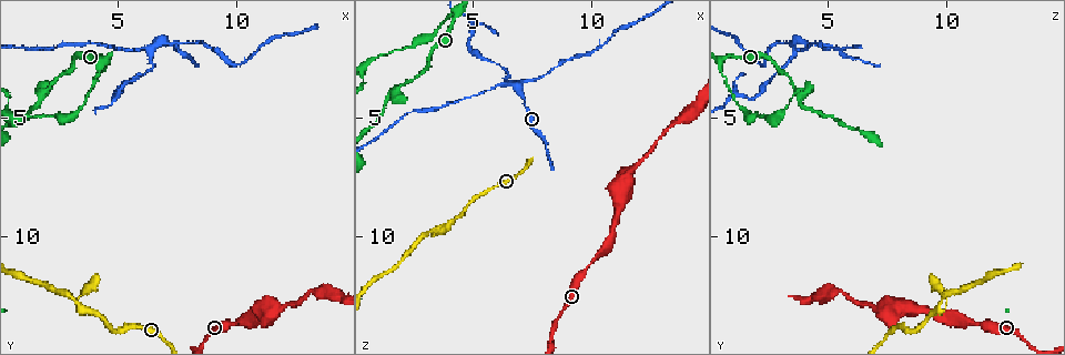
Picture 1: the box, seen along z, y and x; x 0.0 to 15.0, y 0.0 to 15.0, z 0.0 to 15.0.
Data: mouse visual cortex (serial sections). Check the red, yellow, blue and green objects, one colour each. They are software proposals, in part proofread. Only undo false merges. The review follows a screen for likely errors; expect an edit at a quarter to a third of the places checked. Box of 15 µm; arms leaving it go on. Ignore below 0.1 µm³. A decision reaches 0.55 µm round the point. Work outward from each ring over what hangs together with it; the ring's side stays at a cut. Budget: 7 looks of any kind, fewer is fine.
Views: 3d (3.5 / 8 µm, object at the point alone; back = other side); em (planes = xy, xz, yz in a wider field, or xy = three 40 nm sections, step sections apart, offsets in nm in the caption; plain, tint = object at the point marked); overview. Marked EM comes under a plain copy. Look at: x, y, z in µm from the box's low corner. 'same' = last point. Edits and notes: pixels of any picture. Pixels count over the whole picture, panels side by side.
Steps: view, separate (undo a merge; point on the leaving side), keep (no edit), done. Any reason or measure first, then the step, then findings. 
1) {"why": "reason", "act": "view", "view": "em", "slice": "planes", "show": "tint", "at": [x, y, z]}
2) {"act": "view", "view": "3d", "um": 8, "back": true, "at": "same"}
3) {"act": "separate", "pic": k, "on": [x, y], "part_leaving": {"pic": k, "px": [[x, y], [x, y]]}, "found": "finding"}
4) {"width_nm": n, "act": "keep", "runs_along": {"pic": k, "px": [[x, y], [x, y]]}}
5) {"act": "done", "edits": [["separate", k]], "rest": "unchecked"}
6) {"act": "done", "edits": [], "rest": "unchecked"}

{"why": "three-way junction", "act": "view", "view": "3d", "um": 3.5, "at": [6.0, 2.0, 3.6]}

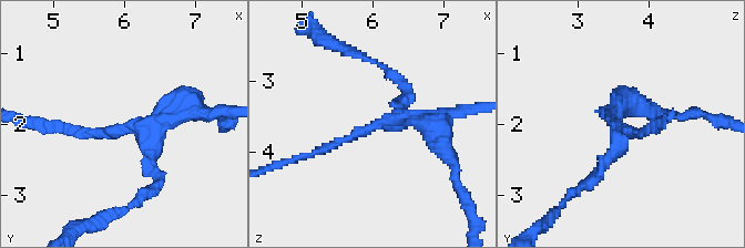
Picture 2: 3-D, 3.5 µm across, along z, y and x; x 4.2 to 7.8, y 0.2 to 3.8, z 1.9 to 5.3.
{"arms": 3, "arm_widths_nm": [100, 150, 350], "act": "view", "view": "em", "slice": "xy", "step": 3, "show": "tint", "at": [6.10, 2.05, 3.55]}

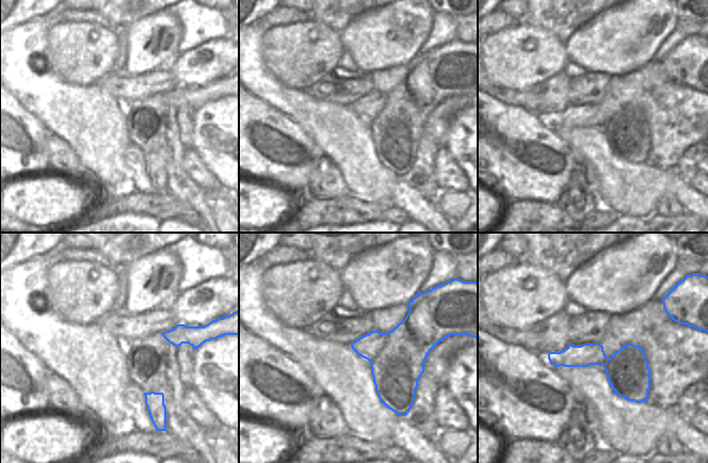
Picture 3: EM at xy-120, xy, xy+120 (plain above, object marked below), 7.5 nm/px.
{"width_nm": 340, "act": "separate", "pic": 2, "on": [97, 132], "part_leaving": {"pic": 2, "px": [[449, 114], [479, 107]]}, "found": "two cells meet here"}

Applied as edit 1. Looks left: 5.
{"why": "redraw", "act": "view", "view": "overview"}

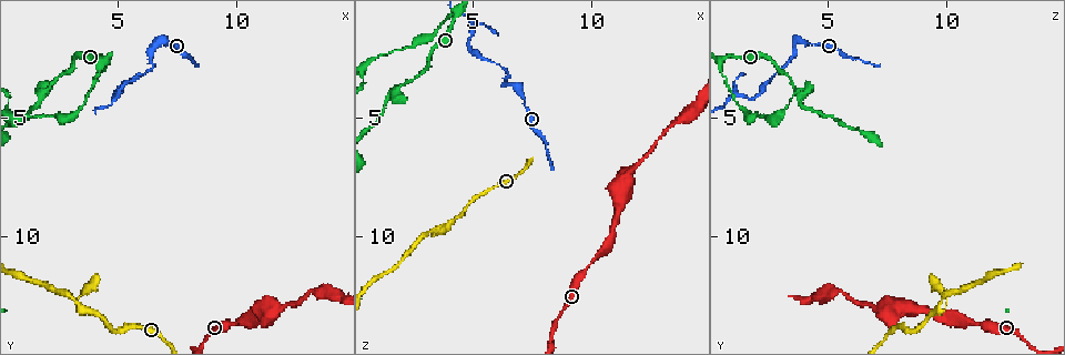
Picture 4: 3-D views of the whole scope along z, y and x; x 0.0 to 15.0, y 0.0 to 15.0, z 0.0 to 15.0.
{"why": "sudden change in width", "act": "view", "view": "3d", "um": 3.5, "at": [1.2, 5.0, 2.4]}

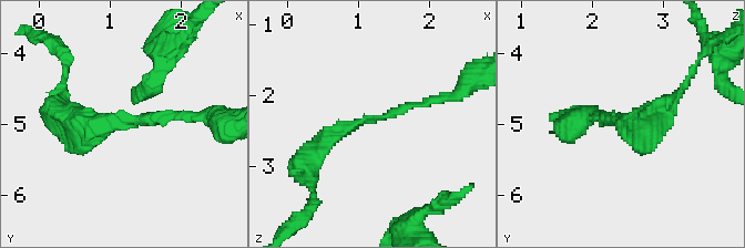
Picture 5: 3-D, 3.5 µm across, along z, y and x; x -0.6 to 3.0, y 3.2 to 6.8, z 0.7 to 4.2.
{"arm_widths_nm": [100, 250], "act": "view", "view": "em", "slice": "xy", "step": 3, "show": "tint", "at": [1.25, 4.95, 2.30]}

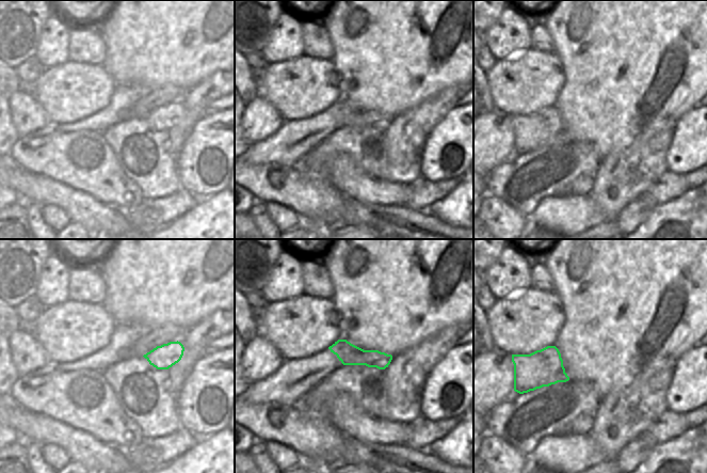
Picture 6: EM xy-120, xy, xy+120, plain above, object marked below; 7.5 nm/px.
{"act": "keep", "runs_along": {"pic": 6, "px": [[333, 348], [358, 357], [388, 357]]}, "found": "continuous, no second cell"}

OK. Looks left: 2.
{"why": "abrupt turn", "act": "view", "view": "3d", "um": 3.5, "at": [1.8, 3.9, 3.7]}

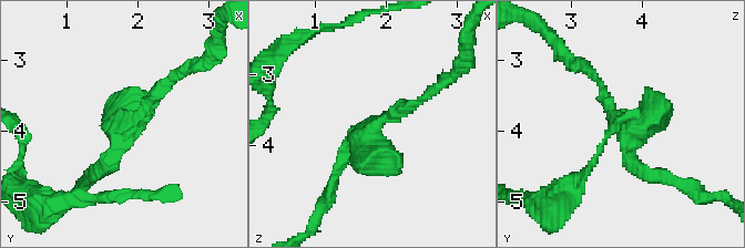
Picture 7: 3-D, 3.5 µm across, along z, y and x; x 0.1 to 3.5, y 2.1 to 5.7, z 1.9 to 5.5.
{"why": "shape alone is not enough", "act": "view", "view": "em", "slice": "xy", "step": 1, "show": "tint", "at": [1.85, 3.90, 3.70]}

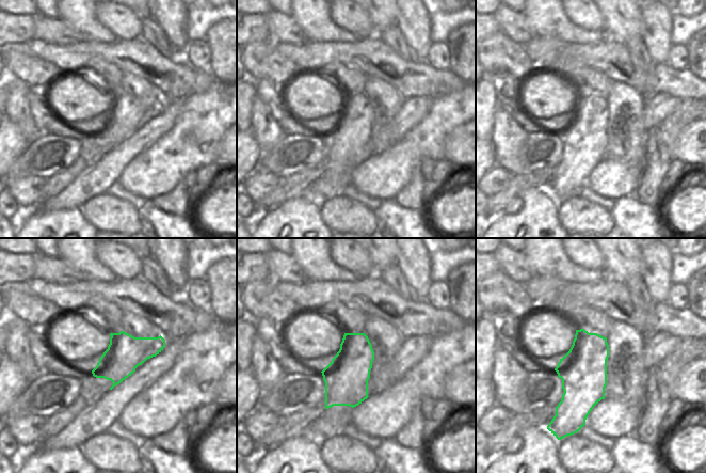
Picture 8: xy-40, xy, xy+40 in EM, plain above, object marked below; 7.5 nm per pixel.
{"act": "keep", "runs_along": {"pic": 7, "px": [[179, 73], [97, 172]]}, "found": "one cell here"}

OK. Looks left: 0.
{"act": "done", "edits": [["separate", 2]], "rest": "unchecked"}

